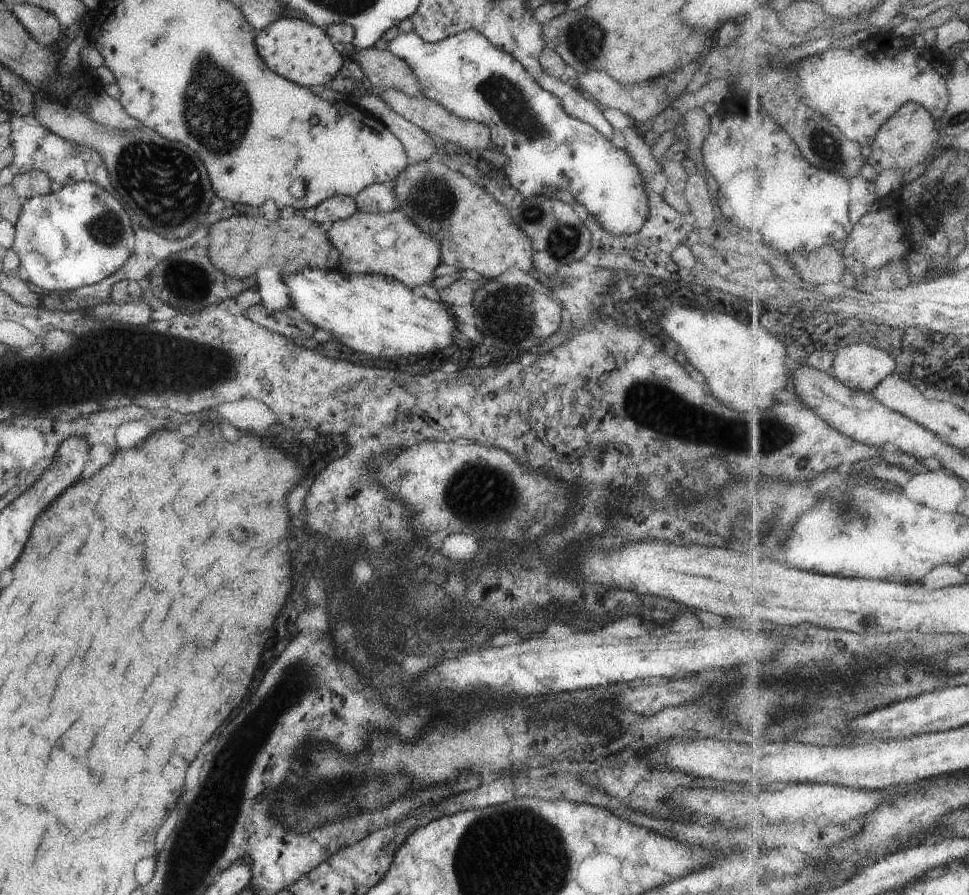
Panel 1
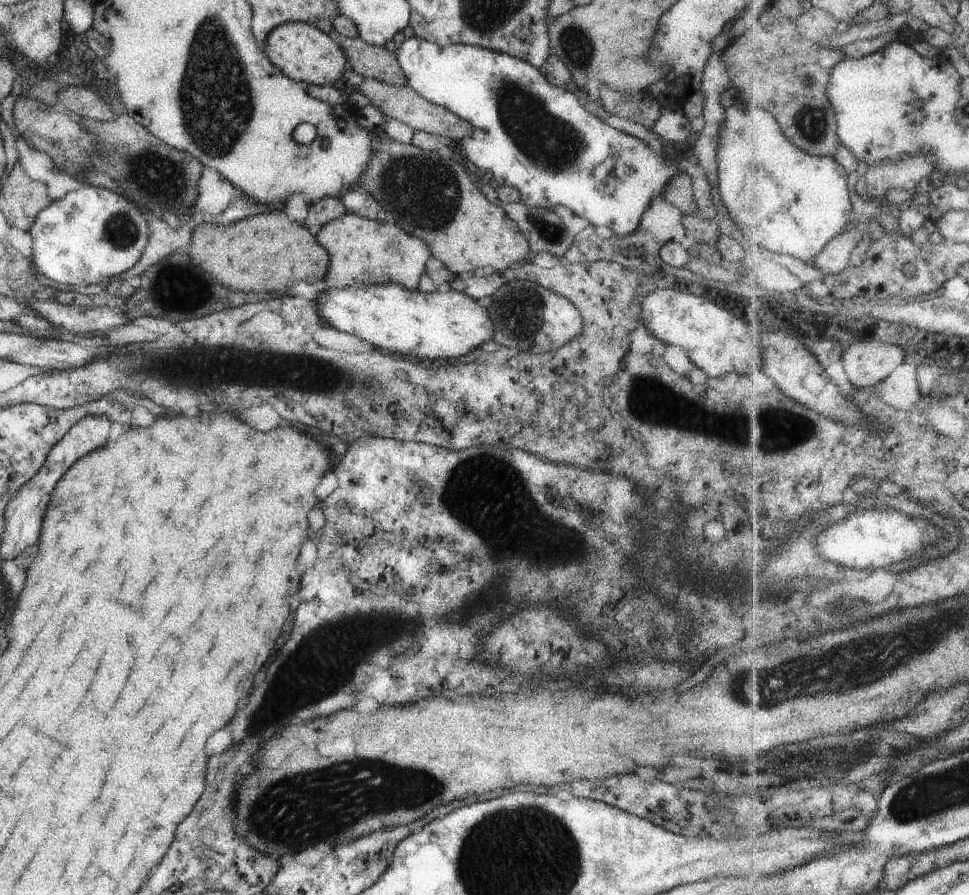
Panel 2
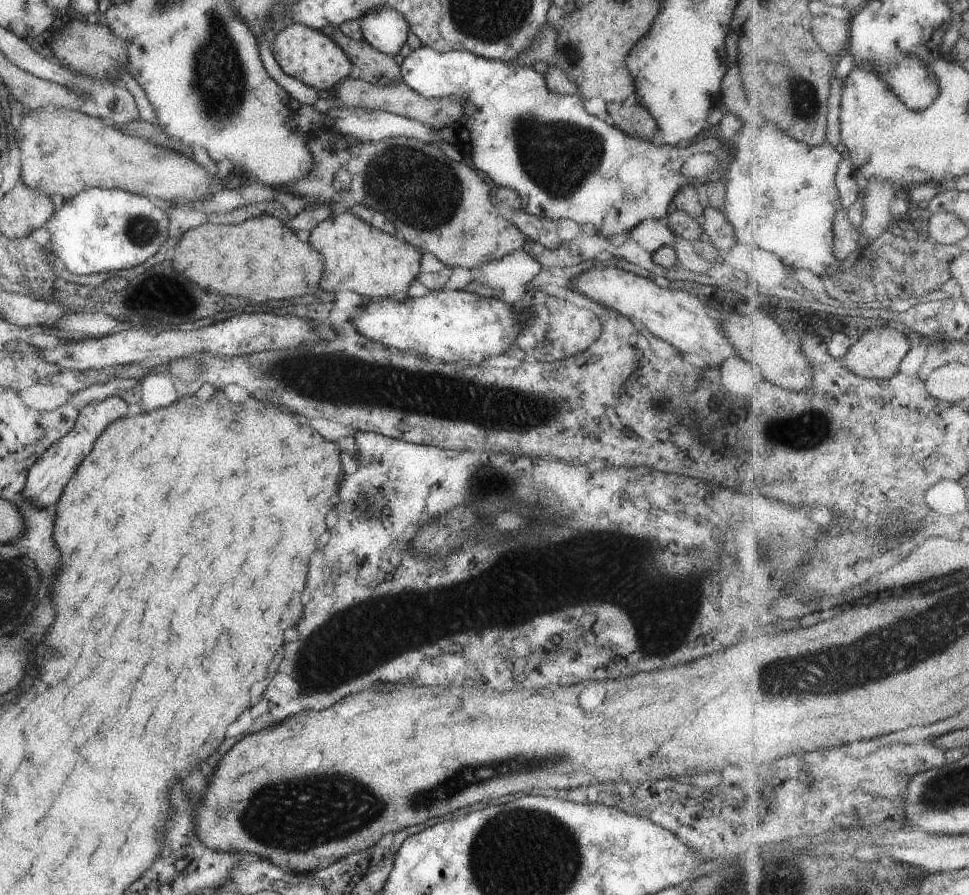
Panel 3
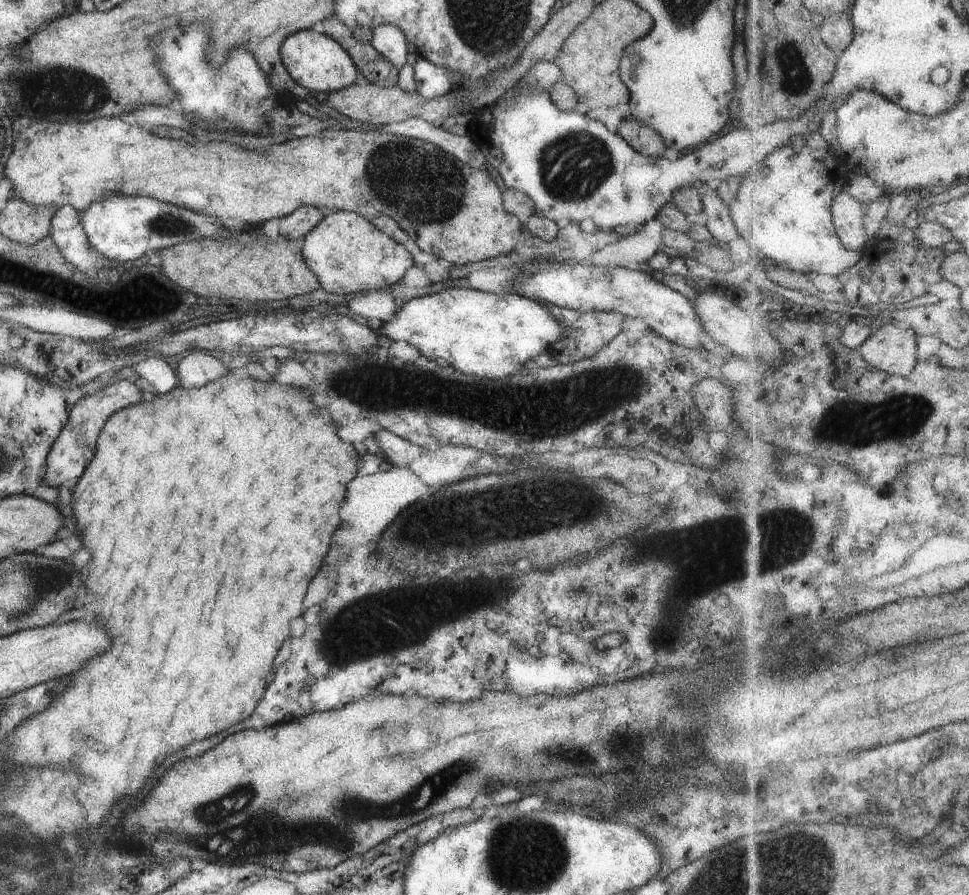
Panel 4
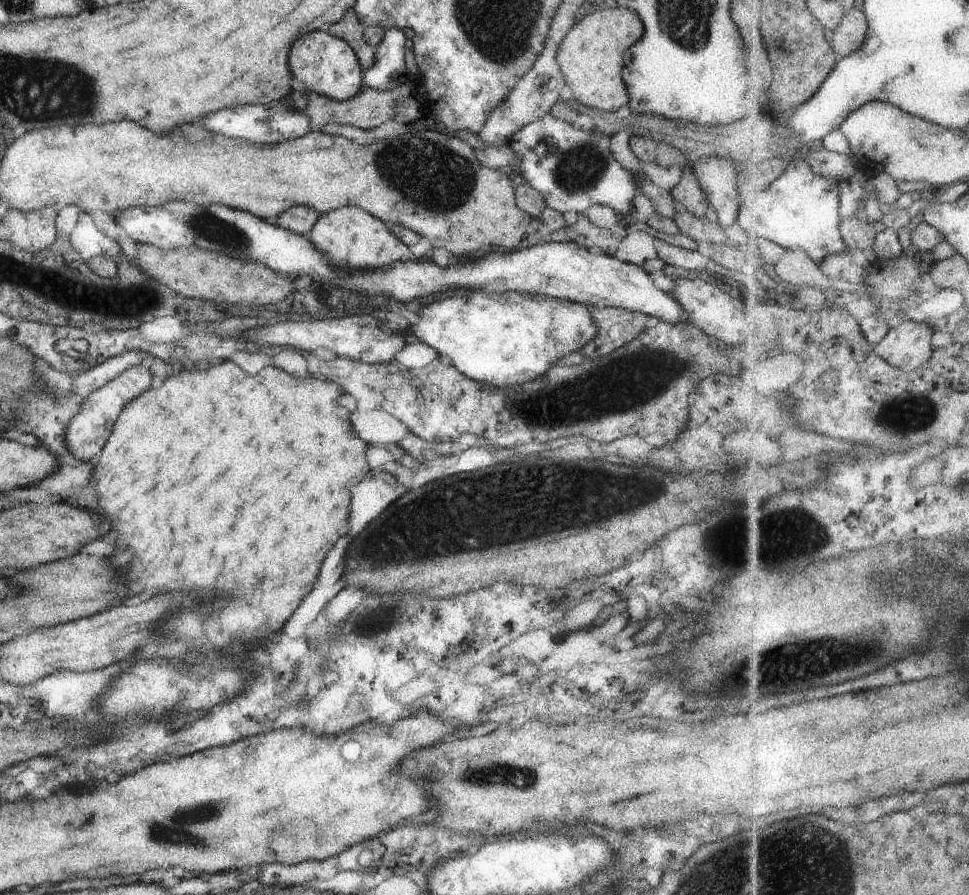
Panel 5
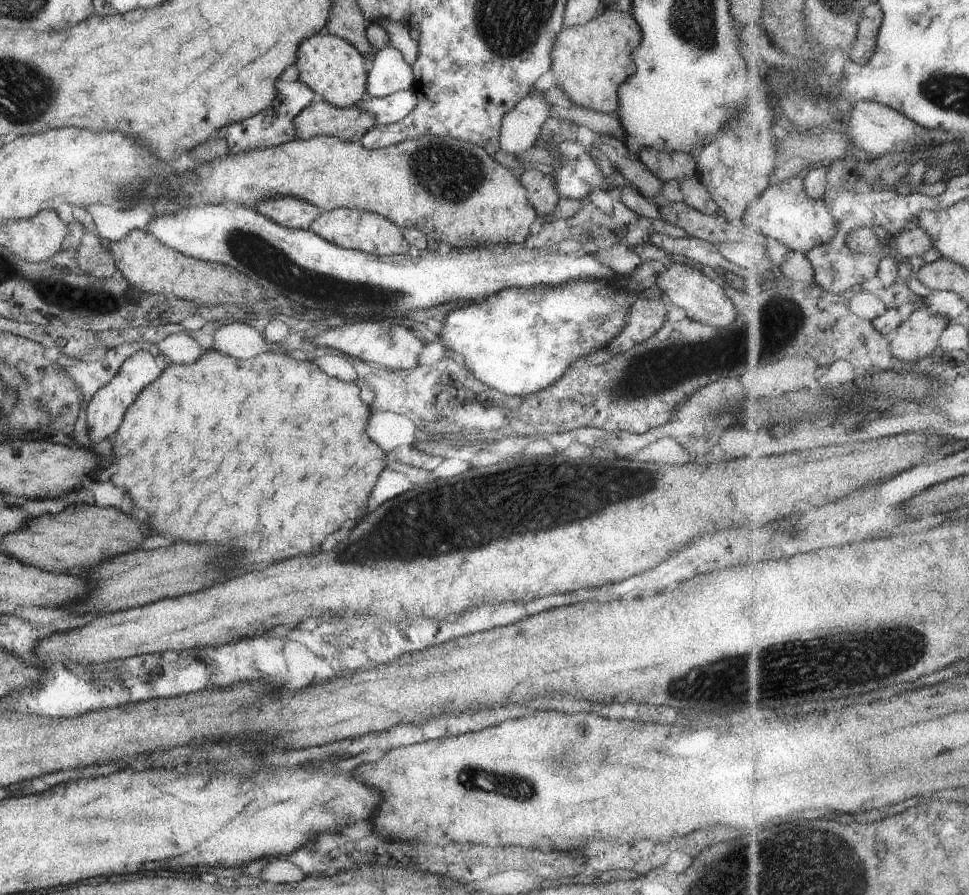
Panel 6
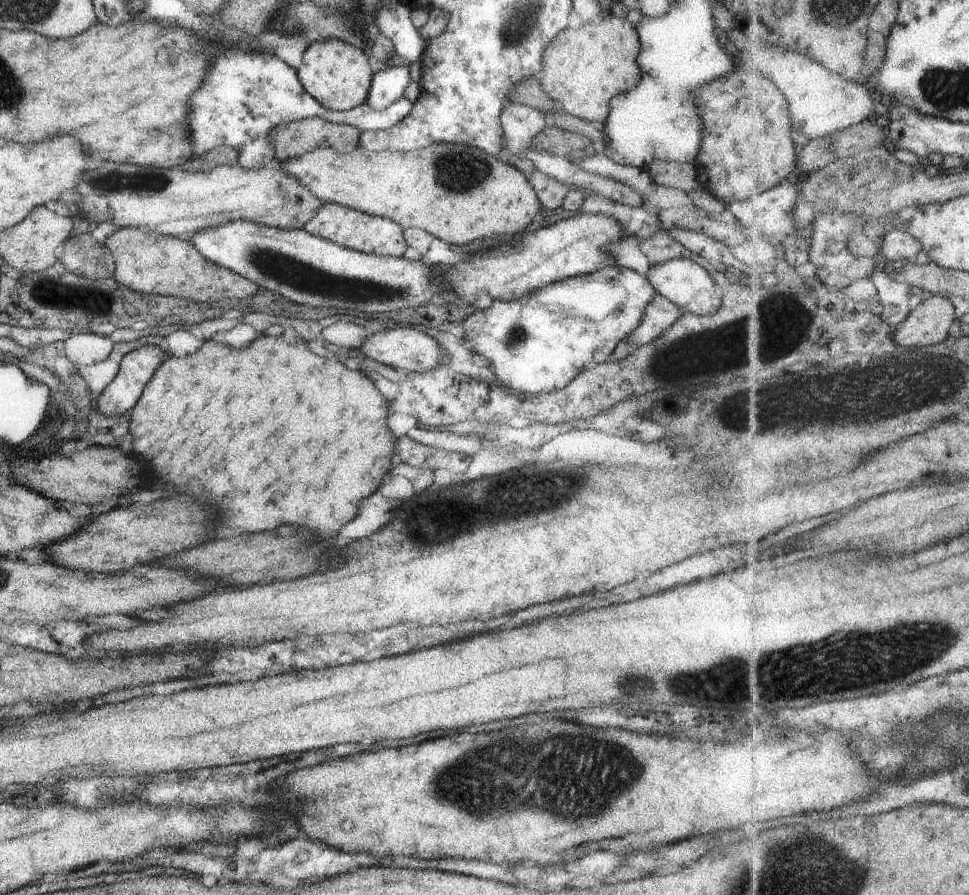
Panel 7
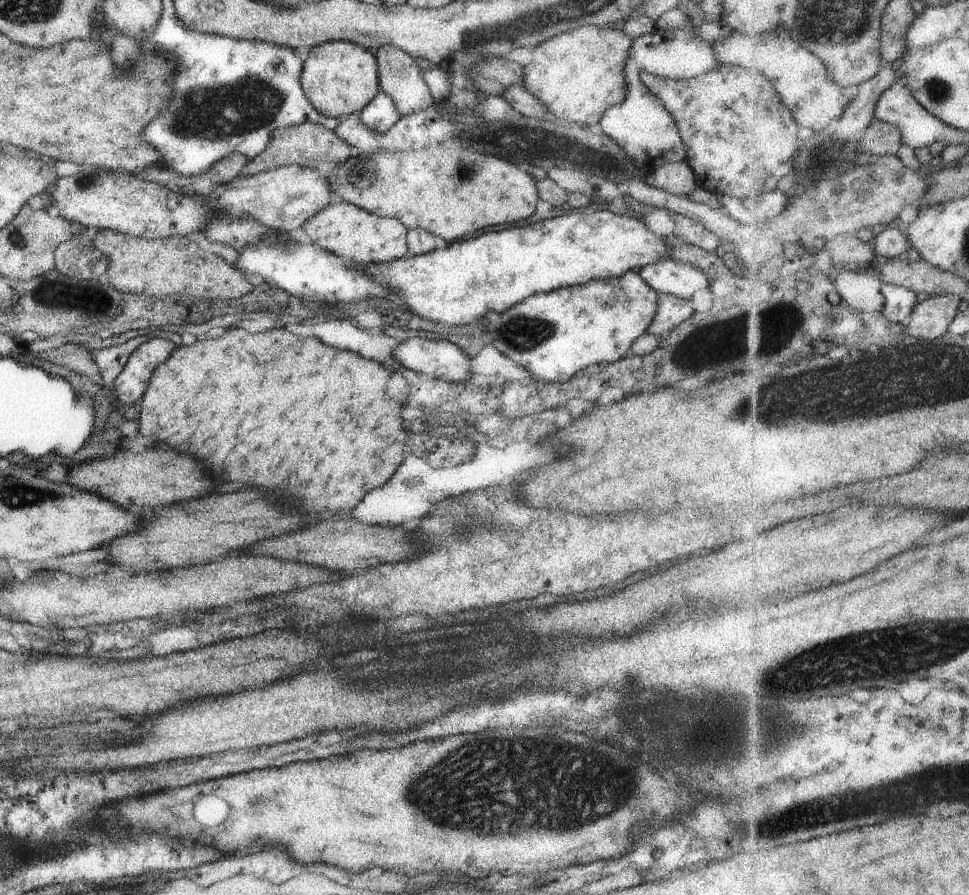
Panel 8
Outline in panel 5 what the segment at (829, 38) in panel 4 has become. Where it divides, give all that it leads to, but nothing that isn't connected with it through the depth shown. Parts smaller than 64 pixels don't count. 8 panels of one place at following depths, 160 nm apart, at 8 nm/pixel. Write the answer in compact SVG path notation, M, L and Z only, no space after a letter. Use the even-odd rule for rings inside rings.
M862 5L844 15L840 27L833 32L833 48L839 58L857 52L863 46L868 30L868 18Z

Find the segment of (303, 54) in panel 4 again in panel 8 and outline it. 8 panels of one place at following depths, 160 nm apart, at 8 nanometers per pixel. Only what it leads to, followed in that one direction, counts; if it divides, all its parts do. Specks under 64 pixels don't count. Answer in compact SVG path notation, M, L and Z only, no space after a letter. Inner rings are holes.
M349 41L315 45L303 61L300 85L311 106L323 116L343 119L351 113L357 114L379 92L375 57Z

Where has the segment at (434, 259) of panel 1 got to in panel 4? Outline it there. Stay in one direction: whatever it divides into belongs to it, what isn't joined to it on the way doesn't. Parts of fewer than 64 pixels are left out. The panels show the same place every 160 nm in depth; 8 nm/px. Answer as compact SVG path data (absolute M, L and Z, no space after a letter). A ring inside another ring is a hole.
M332 211L305 234L301 247L301 255L311 272L317 277L320 287L331 294L347 295L350 292L360 294L371 289L378 290L386 285L396 284L405 274L405 270L413 265L411 254L392 238L386 237L365 217L351 211Z

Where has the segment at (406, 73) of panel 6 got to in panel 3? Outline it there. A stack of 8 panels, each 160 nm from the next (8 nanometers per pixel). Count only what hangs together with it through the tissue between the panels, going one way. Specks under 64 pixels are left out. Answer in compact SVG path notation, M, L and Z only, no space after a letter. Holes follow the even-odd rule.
M375 7L357 19L360 22L362 38L375 50L389 56L398 54L405 44L408 24L395 9Z

